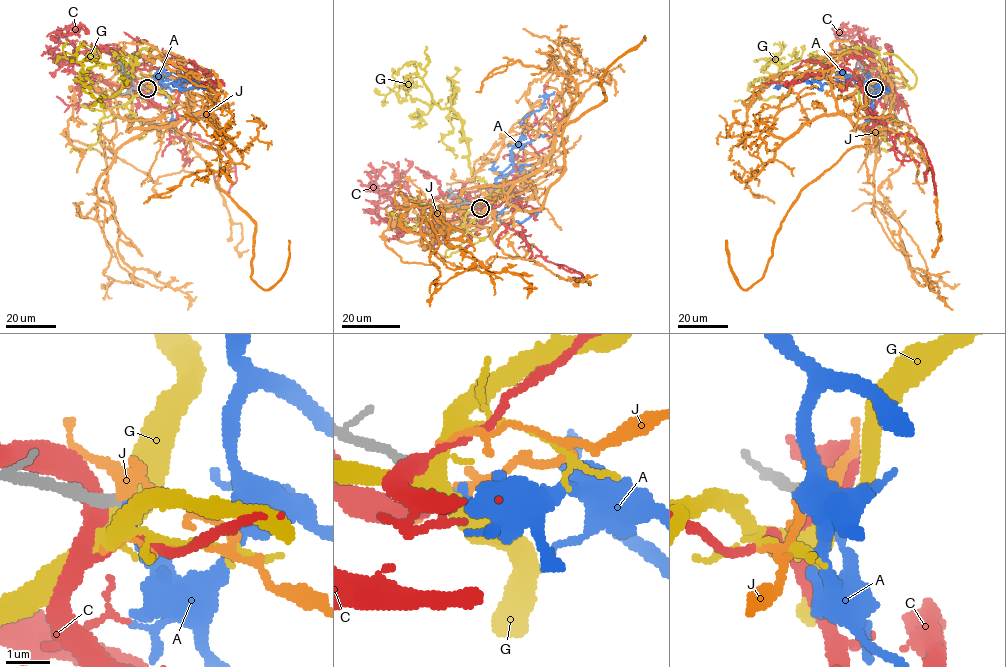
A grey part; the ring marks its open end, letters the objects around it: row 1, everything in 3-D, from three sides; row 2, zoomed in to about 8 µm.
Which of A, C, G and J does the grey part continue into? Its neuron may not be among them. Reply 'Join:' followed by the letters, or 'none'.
Join: none

